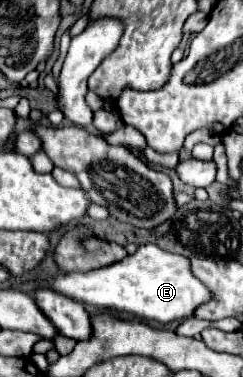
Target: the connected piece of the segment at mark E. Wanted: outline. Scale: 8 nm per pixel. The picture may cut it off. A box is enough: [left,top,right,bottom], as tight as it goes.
[49,243,213,323]

